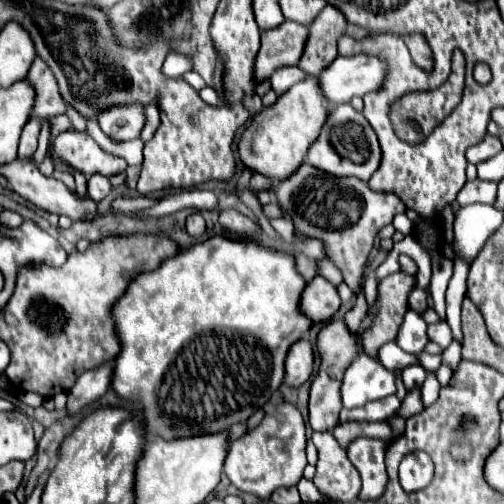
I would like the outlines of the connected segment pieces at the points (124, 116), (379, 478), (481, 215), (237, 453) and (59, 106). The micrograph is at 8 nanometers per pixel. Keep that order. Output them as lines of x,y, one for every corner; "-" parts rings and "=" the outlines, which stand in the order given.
141,103
113,105
97,115
103,133
117,141
137,139
145,125
145,107
=
359,437
347,447
349,461
357,467
361,479
363,479
363,489
361,489
361,499
363,501
377,501
387,485
387,473
385,473
385,447
387,443
381,439
369,439
369,437
=
473,203
461,207
461,211
455,215
453,225
453,261
461,259
463,263
471,265
487,239
501,227
501,223
503,211
495,209
493,205
=
281,403
277,405
275,415
265,415
253,431
247,431
241,439
229,445
225,473
237,489
269,499
275,489
297,485
305,465
305,421
295,405
=
43,59
33,61
33,65
27,73
27,81
33,83
33,89
35,89
33,111
37,117
49,119
49,117
57,117
57,115
65,113
65,101
59,93
57,81
53,79
53,73
49,71
49,67

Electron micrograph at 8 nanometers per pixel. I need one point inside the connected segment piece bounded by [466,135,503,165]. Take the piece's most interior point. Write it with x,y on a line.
491,145

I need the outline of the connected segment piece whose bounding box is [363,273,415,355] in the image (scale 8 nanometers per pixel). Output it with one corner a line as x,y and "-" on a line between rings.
395,273
385,277
377,287
377,315
373,319
373,325
363,333
363,347
367,355
377,355
377,349
393,341
397,335
397,329
403,321
403,315
407,313
407,295
415,287
415,279
405,273

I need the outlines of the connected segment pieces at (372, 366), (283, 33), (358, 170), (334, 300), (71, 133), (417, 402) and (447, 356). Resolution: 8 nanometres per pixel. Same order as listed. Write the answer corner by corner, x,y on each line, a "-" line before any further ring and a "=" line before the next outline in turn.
358,355
345,371
341,383
343,407
353,409
369,401
383,399
395,393
395,377
381,363
375,363
367,355
=
283,21
279,27
261,31
261,49
257,55
255,71
257,81
269,79
277,67
299,63
309,37
309,25
=
343,103
343,105
337,105
327,115
327,121
321,127
319,137
309,147
305,159
307,159
309,165
313,165
321,171
327,171
331,175
337,175
337,177
355,175
361,181
367,181
375,173
375,169
379,167
381,151
379,151
375,131
371,129
369,121
363,117
363,113
355,111
349,103
=
315,277
305,285
299,305
303,315
309,315
313,323
321,323
327,321
339,309
341,299
337,295
335,285
331,285
323,277
=
69,129
59,133
53,139
51,157
61,157
73,167
77,167
87,177
93,173
101,173
107,177
119,175
125,171
127,165
123,165
123,159
101,149
95,139
91,139
87,133
=
415,387
415,389
407,391
407,395
405,395
399,411
401,411
403,417
411,417
411,415
415,415
421,409
423,409
423,403
421,403
421,387
=
453,339
451,345
443,351
443,361
447,361
453,367
453,371
455,371
459,359
461,359
461,343
457,339

